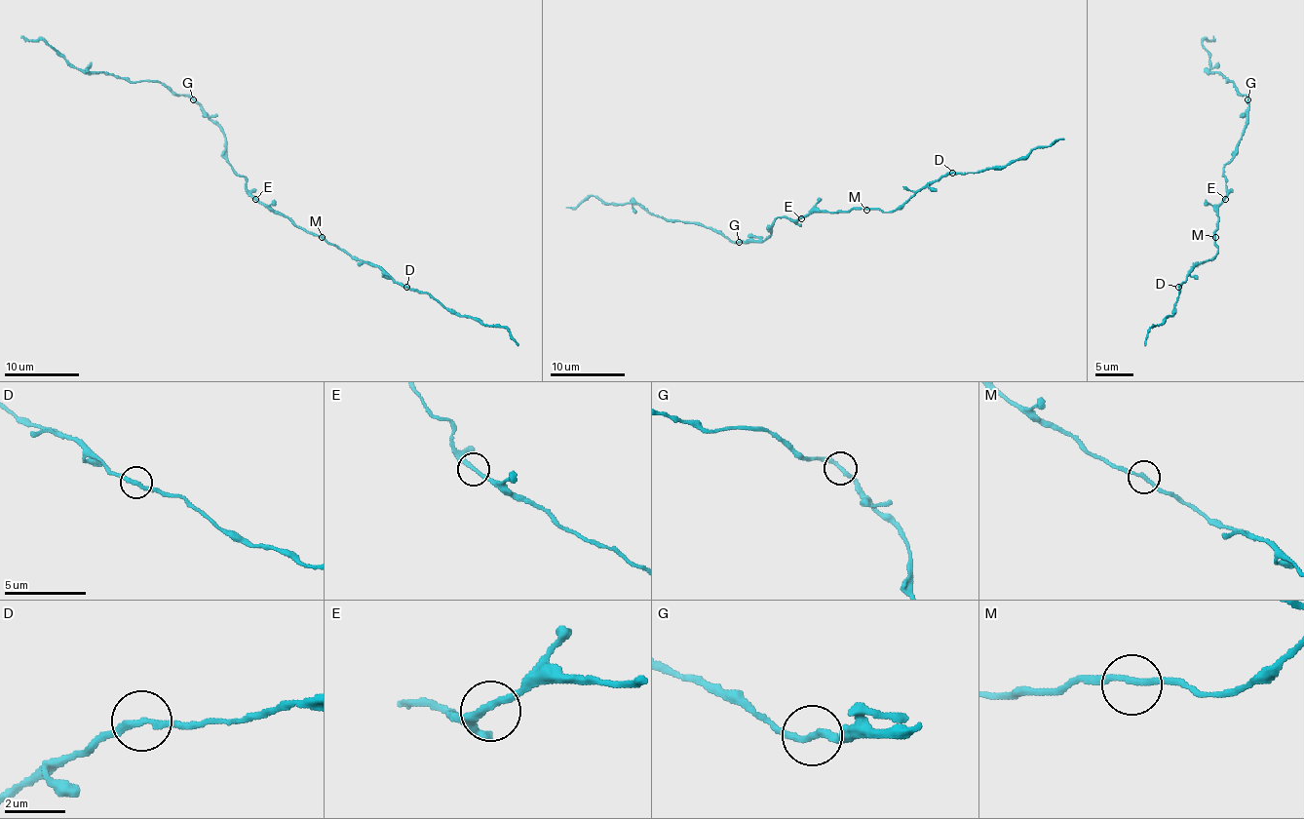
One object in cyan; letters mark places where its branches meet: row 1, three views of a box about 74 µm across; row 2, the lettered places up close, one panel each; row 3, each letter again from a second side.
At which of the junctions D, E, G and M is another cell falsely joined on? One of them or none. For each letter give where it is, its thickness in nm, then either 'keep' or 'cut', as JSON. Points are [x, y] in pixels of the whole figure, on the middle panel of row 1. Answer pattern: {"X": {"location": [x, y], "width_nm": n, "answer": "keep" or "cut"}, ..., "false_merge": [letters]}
{"D": {"location": [952, 173], "width_nm": 240, "answer": "keep"}, "E": {"location": [801, 218], "width_nm": 240, "answer": "keep"}, "G": {"location": [739, 242], "width_nm": 240, "answer": "keep"}, "M": {"location": [866, 210], "width_nm": 200, "answer": "keep"}, "false_merge": []}

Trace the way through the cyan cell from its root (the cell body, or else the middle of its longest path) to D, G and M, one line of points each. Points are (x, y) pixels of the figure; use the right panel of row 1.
D: (1223, 197), (1217, 205), (1217, 227), (1213, 235), (1217, 252), (1210, 259), (1201, 261), (1178, 286)
G: (1223, 197), (1227, 193), (1223, 167), (1237, 152), (1237, 144), (1246, 126), (1247, 99)
M: (1223, 197), (1217, 205), (1215, 237)

